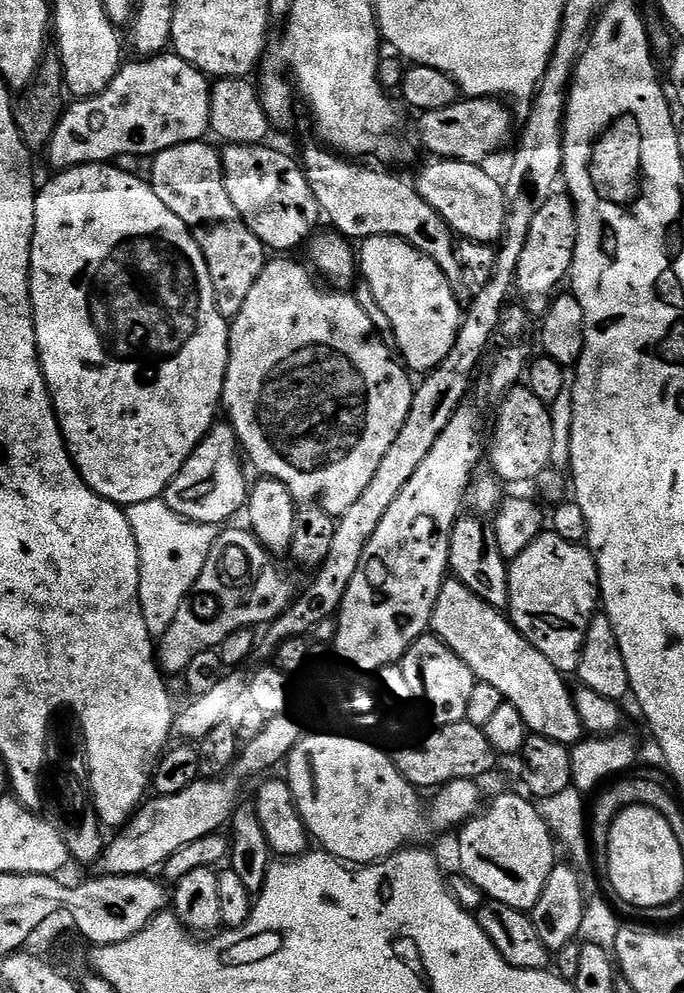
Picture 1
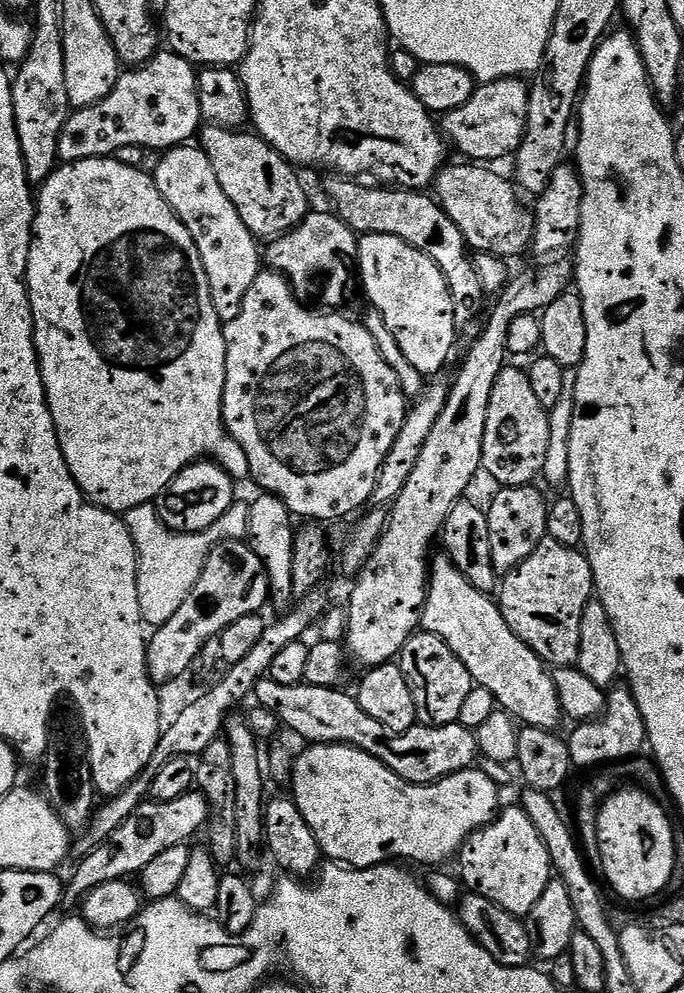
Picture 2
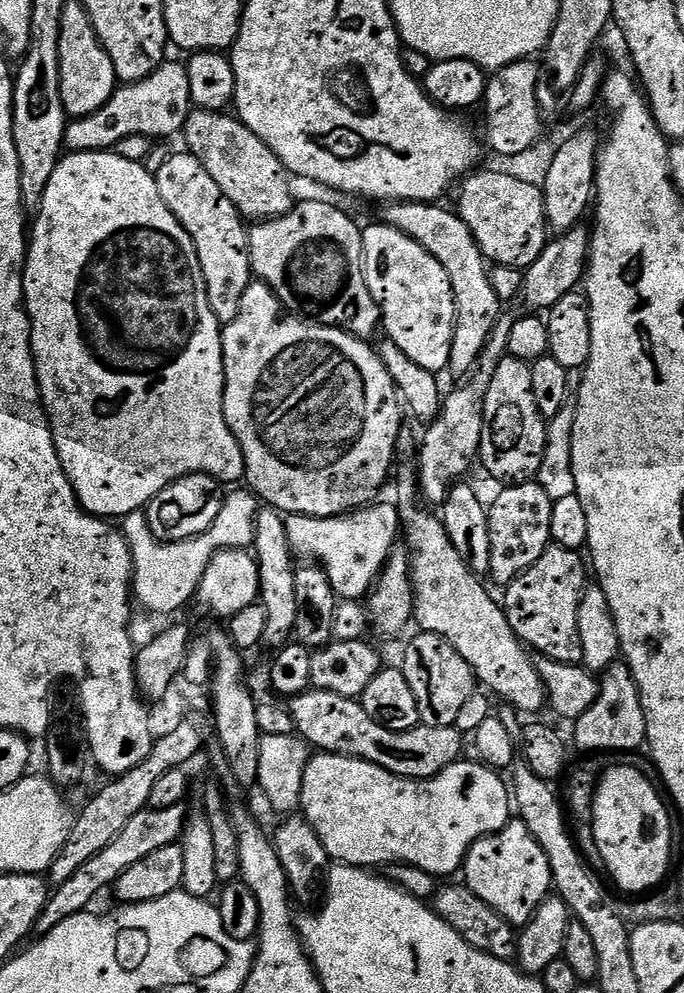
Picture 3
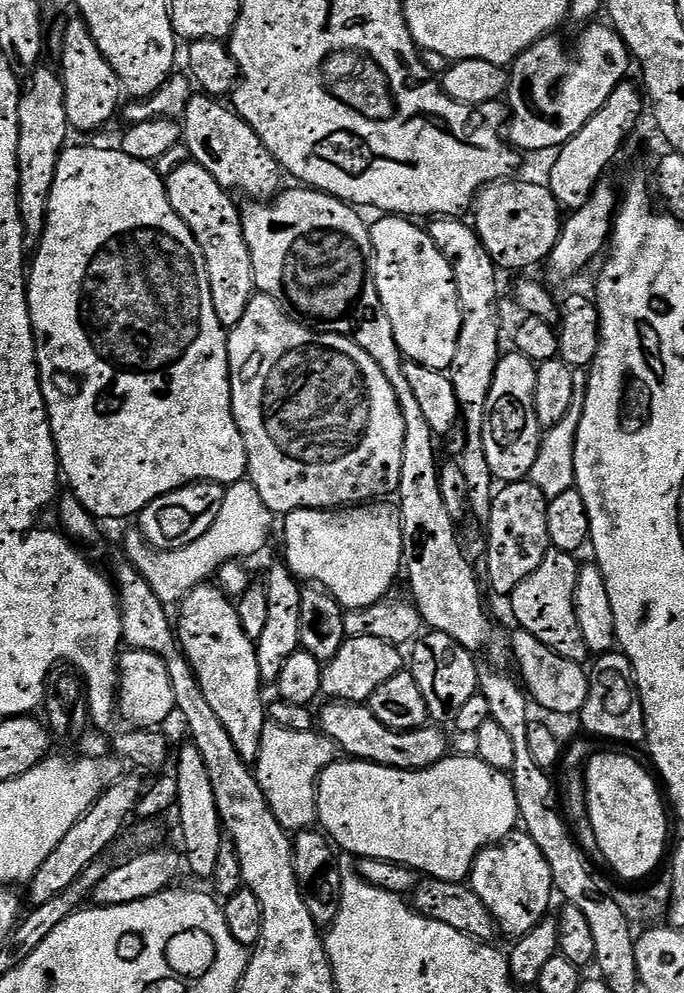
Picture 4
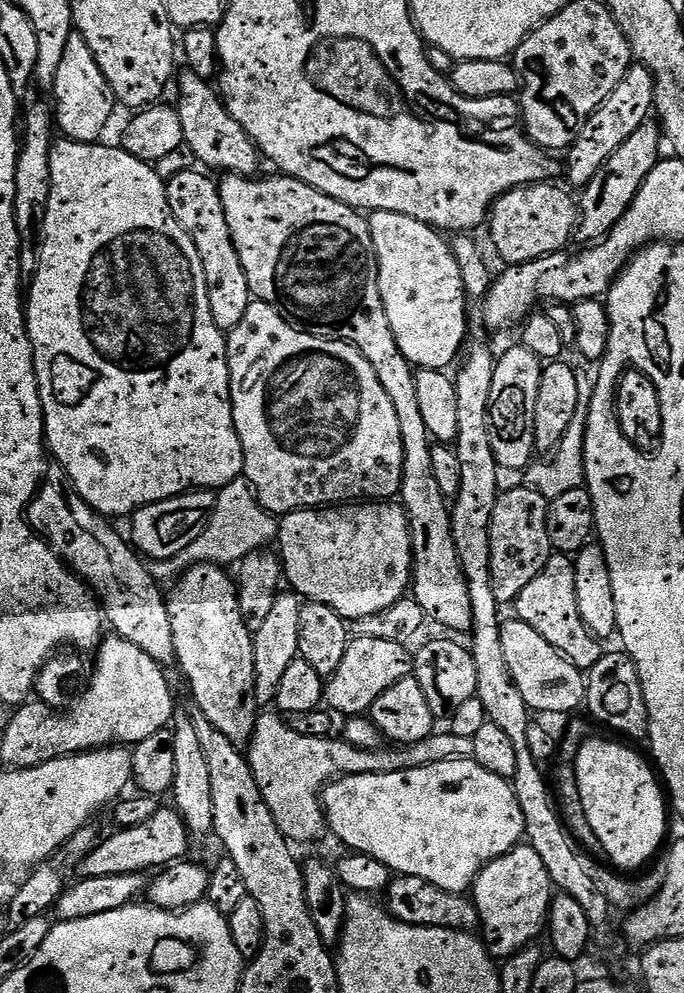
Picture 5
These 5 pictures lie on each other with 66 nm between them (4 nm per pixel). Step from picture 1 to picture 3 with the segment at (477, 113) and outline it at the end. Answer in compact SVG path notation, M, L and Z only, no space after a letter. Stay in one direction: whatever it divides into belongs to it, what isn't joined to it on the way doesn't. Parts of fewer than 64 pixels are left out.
M529 58L507 64L489 79L482 101L482 109L484 108L482 136L487 147L489 144L500 156L520 156L523 152L530 151L544 132L546 120L536 97L536 83L540 77L540 70L541 65L535 59Z

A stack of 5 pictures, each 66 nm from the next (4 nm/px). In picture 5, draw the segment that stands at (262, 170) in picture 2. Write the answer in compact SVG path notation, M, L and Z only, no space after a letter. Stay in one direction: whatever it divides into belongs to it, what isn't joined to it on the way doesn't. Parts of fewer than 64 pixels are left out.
M189 70L179 73L174 88L180 91L180 104L177 103L175 109L181 116L182 134L187 150L189 148L205 164L201 164L205 169L217 168L220 174L255 177L259 173L256 171L260 164L262 165L261 153L246 134L246 130L242 130L242 126L234 122L219 91L209 81L198 78L198 74Z

